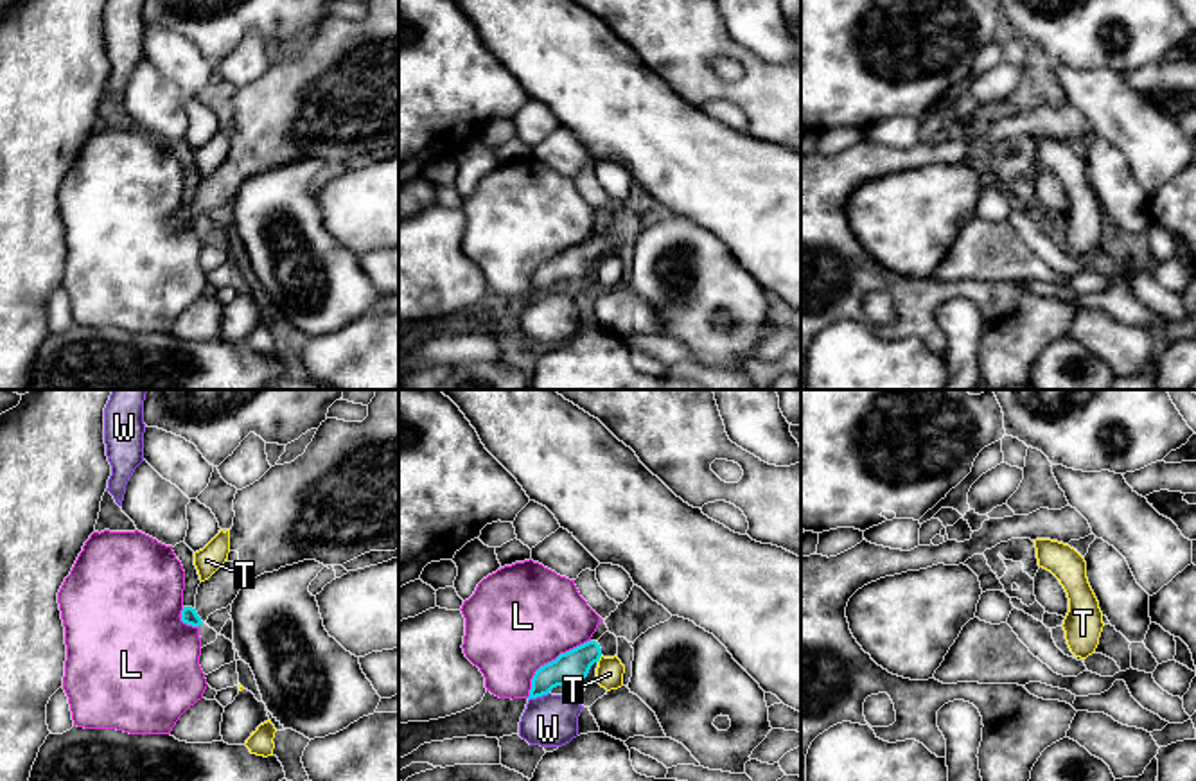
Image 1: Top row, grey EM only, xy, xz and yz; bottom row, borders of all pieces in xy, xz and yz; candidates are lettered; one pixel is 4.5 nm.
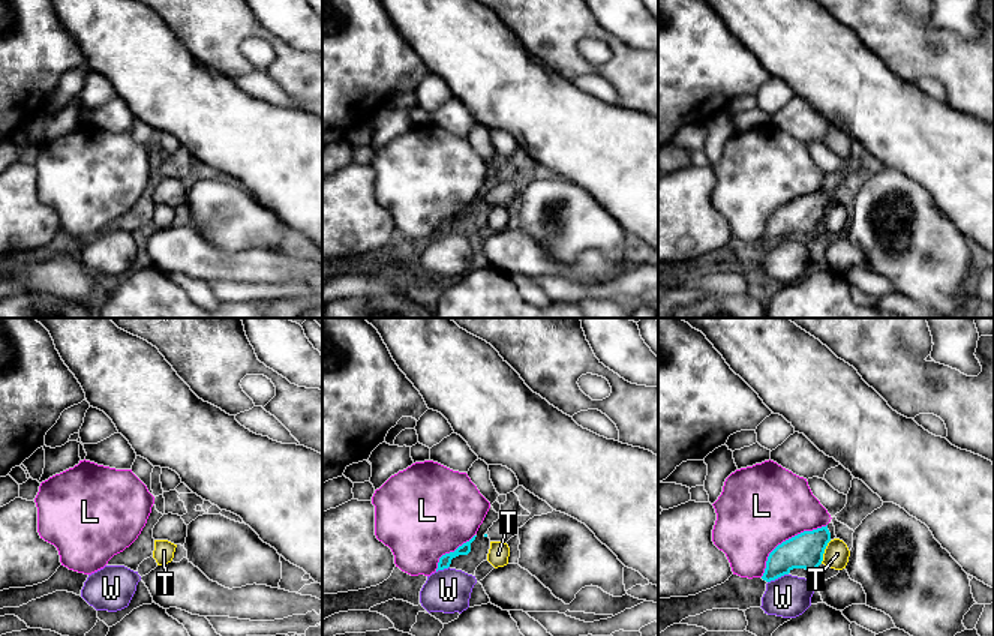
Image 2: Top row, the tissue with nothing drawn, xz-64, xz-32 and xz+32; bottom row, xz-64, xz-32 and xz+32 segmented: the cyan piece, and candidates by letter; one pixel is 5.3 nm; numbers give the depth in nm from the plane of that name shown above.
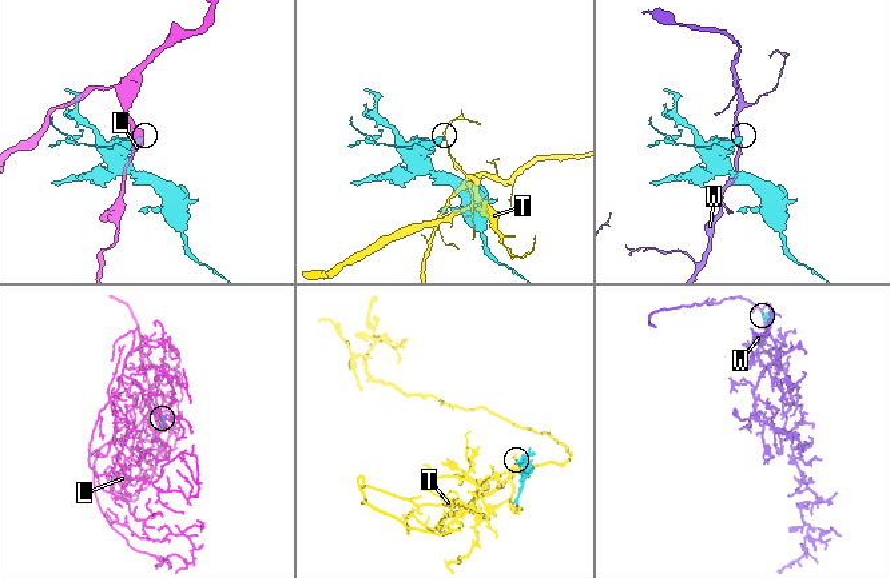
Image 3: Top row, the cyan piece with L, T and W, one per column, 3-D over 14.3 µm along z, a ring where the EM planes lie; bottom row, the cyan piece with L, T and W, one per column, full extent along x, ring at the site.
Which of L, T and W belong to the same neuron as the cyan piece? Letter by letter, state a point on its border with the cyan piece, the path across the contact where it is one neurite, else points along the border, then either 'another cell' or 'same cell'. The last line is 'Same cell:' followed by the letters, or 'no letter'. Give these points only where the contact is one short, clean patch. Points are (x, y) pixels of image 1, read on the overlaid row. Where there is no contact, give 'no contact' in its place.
L: contact xz (552, 661); another cell
T: contact xz (598, 659); border xz (602, 656), (597, 661); another cell
W: contact xz (537, 695); another cell
Same cell: no letter

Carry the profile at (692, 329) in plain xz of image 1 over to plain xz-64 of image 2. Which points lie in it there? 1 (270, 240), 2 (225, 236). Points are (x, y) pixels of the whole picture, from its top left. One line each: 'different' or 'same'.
1: same
2: same

